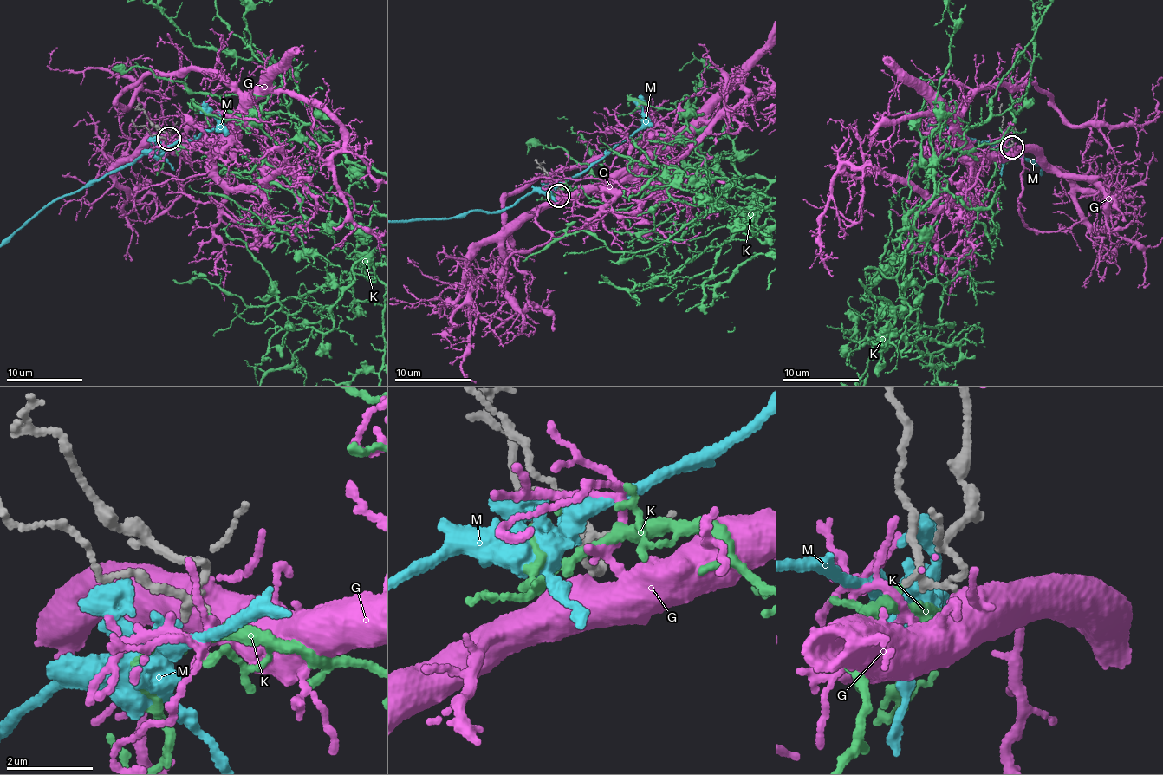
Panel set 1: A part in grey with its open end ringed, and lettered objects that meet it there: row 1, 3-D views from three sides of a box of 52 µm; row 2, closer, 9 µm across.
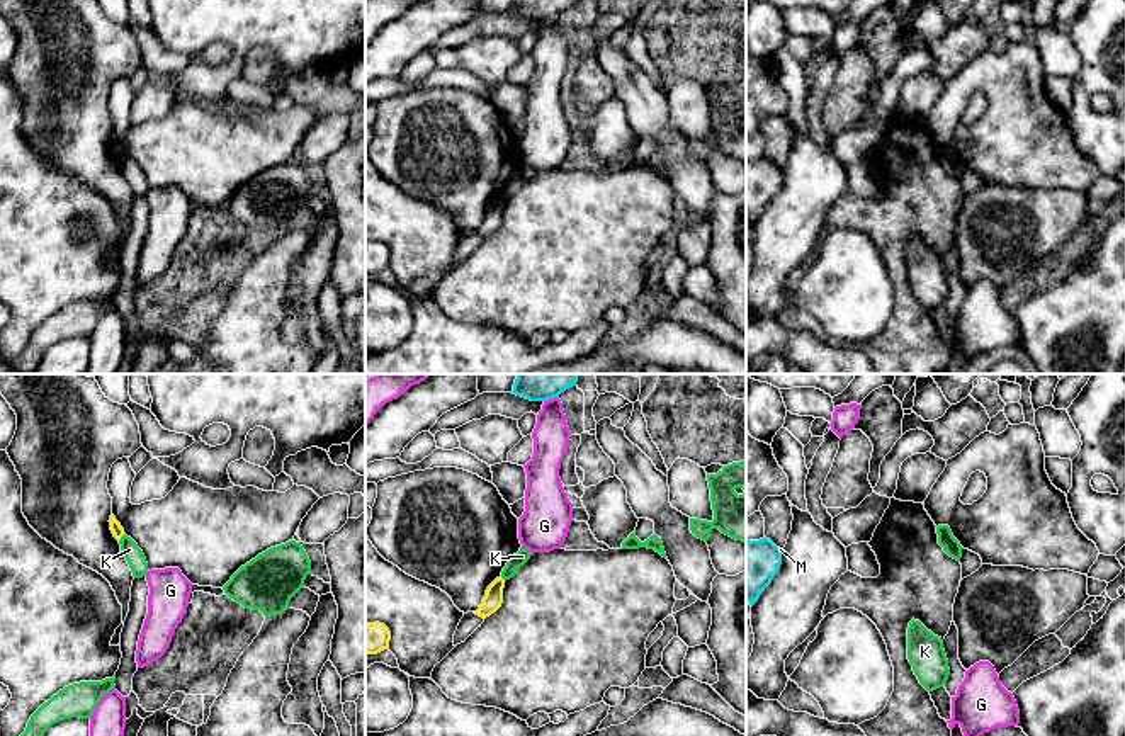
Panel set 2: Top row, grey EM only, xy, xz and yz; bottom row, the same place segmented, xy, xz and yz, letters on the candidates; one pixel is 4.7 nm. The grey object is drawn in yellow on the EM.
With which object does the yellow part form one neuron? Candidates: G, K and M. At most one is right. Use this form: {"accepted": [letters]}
{"accepted": ["G"]}

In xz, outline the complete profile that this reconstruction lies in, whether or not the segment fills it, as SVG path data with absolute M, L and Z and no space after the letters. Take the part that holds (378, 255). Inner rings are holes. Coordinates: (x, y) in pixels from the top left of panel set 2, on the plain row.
M374 241L365 245L365 272L377 274L389 269L391 252L384 243Z

